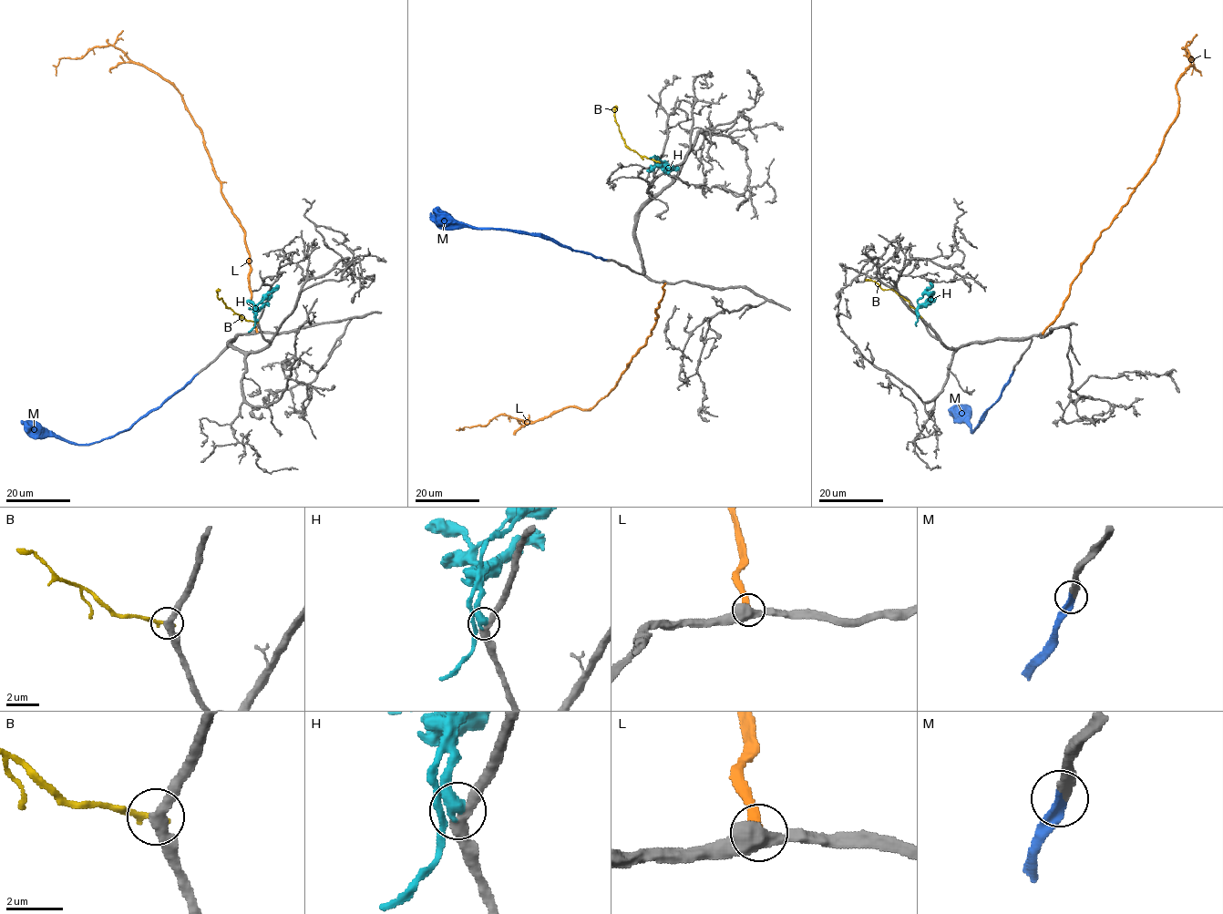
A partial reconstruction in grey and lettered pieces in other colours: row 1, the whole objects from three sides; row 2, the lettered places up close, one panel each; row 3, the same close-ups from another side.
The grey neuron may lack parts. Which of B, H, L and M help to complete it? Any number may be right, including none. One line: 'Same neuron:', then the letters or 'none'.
Same neuron: M

